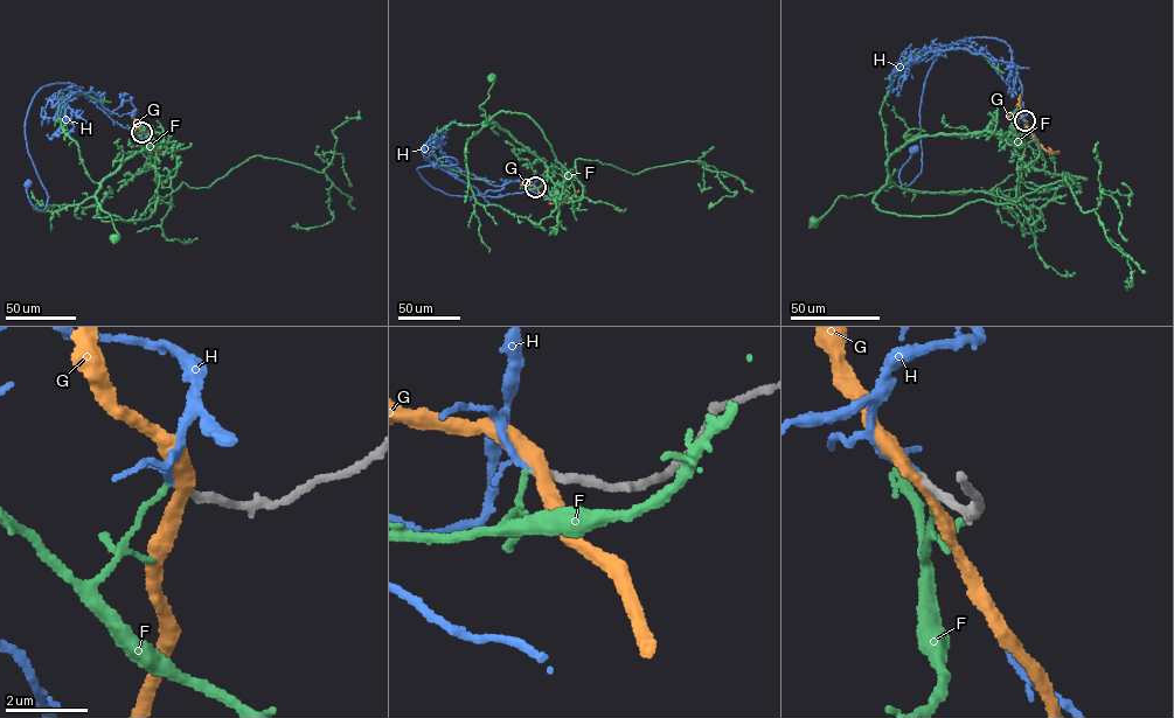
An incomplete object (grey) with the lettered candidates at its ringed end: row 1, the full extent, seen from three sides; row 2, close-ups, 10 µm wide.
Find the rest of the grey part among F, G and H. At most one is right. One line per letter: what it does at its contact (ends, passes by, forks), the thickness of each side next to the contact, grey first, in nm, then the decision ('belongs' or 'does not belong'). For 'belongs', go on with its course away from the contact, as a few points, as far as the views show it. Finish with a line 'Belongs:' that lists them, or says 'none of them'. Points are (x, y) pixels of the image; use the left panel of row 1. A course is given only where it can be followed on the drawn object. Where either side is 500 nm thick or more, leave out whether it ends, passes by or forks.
F: it ends | 160/130 nm | does not belong
G: it passes by | 200/320 nm | does not belong
H: it ends | 160/170 nm | belongs | via (141, 132), (115, 122), (75, 85), (43, 86), (25, 126), (48, 196), (43, 210), (30, 202), (28, 183)
Belongs: H

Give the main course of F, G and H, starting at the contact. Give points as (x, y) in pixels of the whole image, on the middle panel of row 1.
F: (535, 187), (548, 178), (544, 164), (494, 123), (484, 125), (479, 107), (488, 97), (491, 77)
G: (535, 187), (543, 196), (554, 197), (558, 206), (578, 190)
H: (535, 187), (499, 196), (452, 196), (431, 187), (417, 168), (449, 166), (457, 161), (444, 157), (436, 165)

